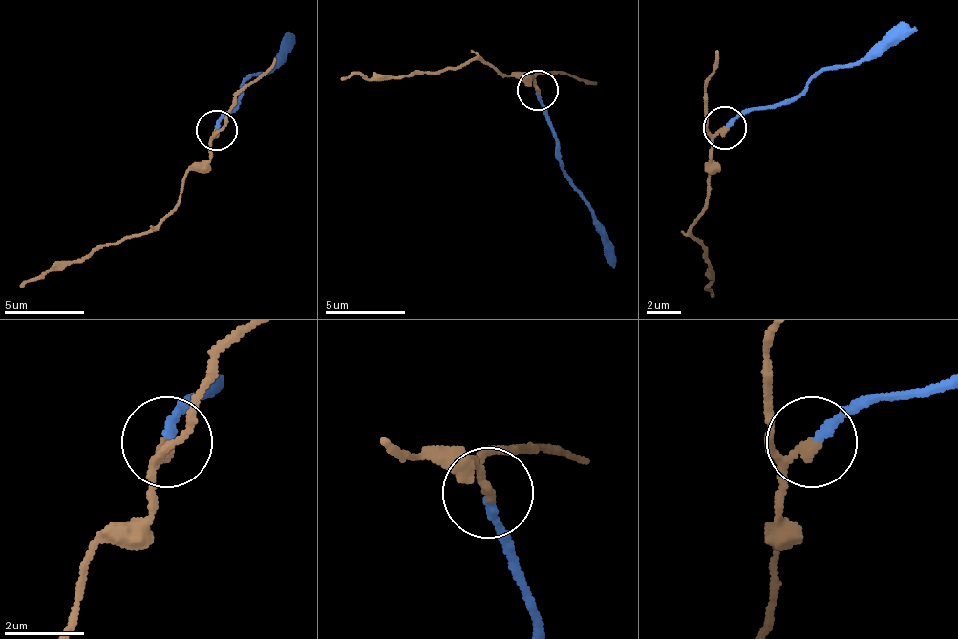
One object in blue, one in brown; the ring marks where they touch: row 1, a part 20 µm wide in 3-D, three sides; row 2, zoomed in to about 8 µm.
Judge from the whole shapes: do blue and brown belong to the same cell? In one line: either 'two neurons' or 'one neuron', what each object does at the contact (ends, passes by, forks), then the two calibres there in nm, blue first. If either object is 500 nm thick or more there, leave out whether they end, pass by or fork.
two neurons; blue ends; brown passes by; calibres 200 and 170 nm

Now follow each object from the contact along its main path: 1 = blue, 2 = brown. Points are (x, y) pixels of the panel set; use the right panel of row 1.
1: (723, 129), (797, 94), (827, 68), (870, 59), (918, 29)
2: (723, 129), (711, 155), (706, 202), (692, 233), (706, 250), (711, 267), (706, 289), (714, 298)

